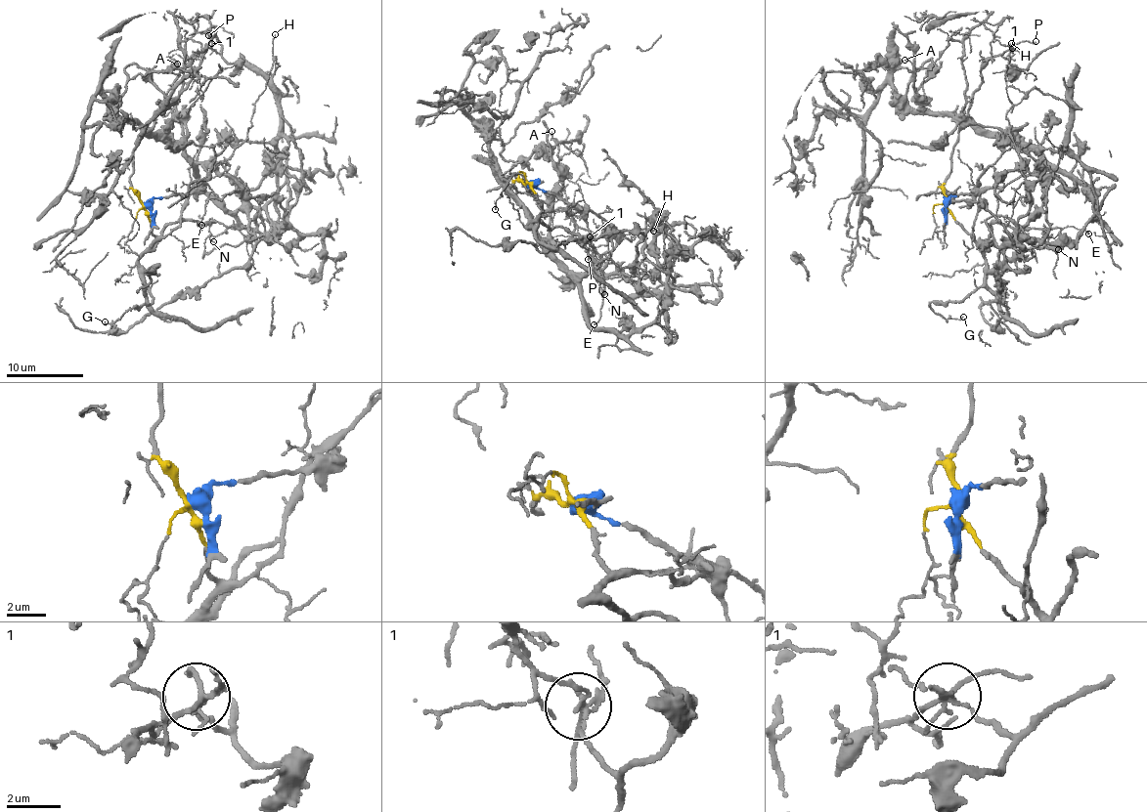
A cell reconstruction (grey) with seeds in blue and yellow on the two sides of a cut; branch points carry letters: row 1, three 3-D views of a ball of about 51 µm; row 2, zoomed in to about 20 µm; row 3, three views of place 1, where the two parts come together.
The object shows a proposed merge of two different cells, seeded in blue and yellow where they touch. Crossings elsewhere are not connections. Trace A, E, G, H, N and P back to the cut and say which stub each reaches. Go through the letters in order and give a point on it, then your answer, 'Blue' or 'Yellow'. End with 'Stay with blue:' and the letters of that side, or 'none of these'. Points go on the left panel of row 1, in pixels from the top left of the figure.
A: Place: (177, 64). Blue
E: Place: (201, 225). Yellow
G: Place: (105, 321). Yellow
H: Place: (275, 34). Yellow
N: Place: (213, 241). Yellow
P: Place: (208, 35). Yellow
Stay with blue: A

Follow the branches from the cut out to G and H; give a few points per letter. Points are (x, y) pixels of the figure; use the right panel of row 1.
G: (946, 201), (948, 211), (986, 259), (987, 279), (962, 300), (932, 302), (930, 306), (947, 319), (963, 316)
H: (946, 201), (952, 217), (972, 235), (980, 175), (1012, 145), (1005, 112), (1011, 107), (1006, 90), (1010, 43)

